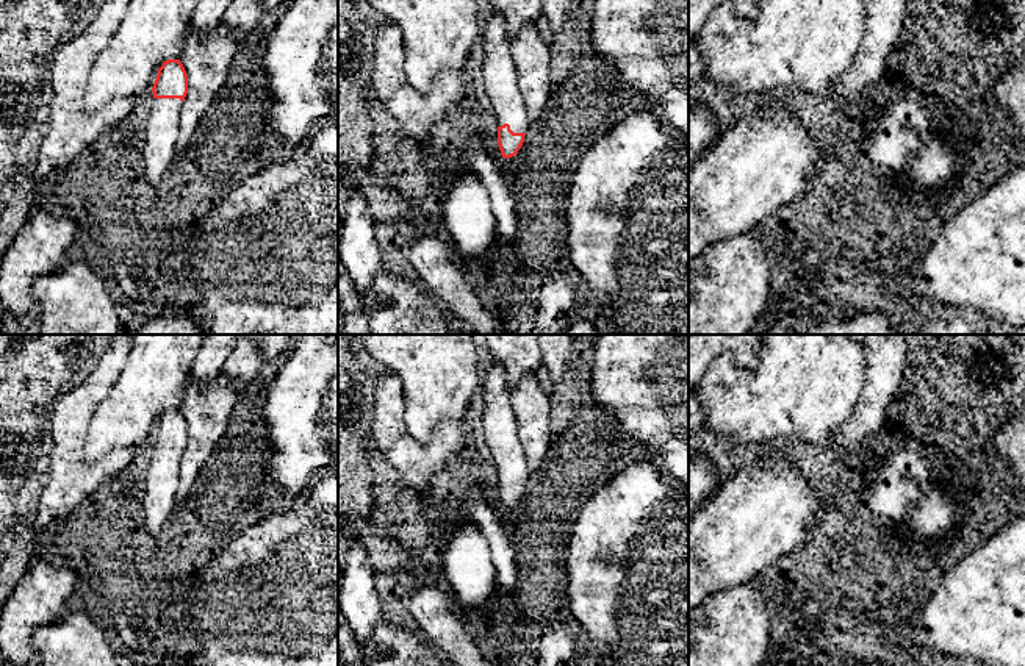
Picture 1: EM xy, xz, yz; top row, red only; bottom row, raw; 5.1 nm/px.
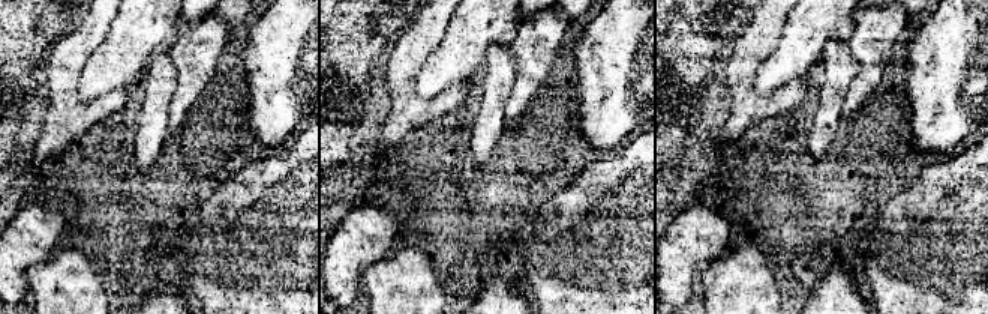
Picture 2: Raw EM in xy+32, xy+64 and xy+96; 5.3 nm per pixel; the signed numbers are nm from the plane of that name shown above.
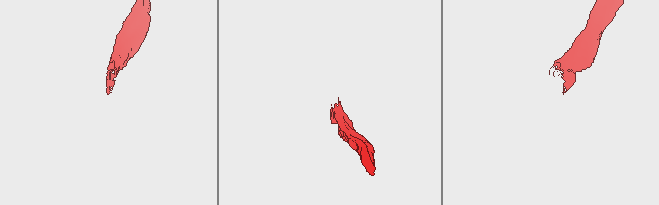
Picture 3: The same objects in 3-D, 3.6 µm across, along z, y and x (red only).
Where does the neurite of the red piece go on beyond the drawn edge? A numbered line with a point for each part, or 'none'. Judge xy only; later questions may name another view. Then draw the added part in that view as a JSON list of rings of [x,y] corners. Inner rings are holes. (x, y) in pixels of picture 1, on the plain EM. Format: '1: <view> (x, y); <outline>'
1: xy (161, 479); [[[153,449],[149,457],[141,497],[141,511],[149,533],[156,533],[174,510],[182,455],[180,449]]]

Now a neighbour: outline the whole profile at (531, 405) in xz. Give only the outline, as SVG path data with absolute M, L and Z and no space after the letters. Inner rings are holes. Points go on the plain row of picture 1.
M534 374L524 375L512 389L512 408L518 421L518 438L530 472L541 469L551 447L549 396Z

